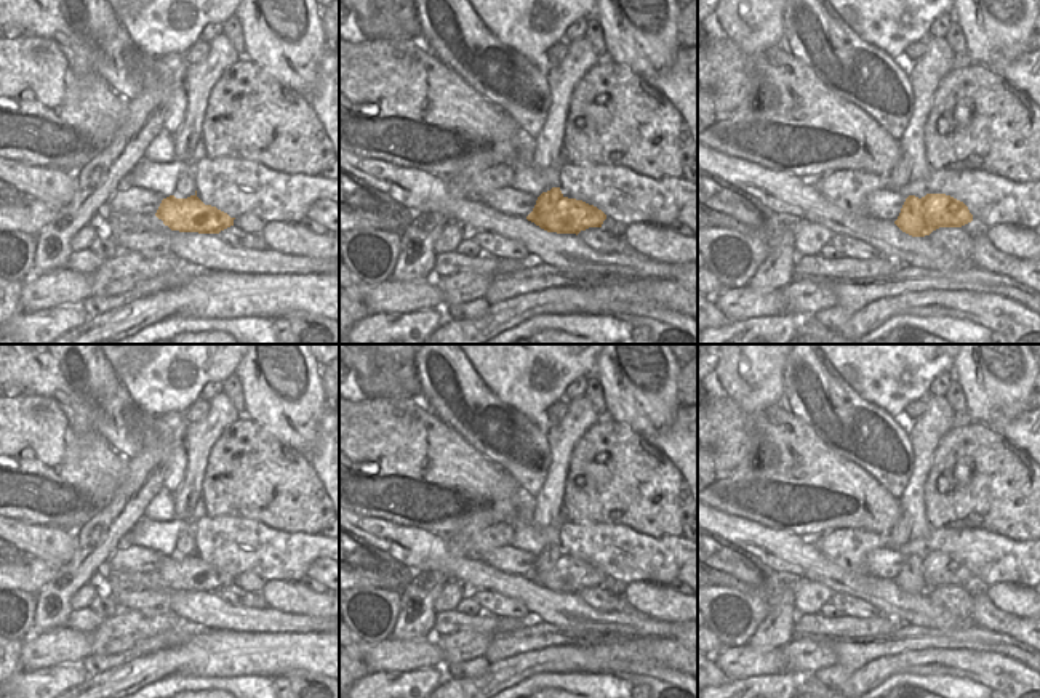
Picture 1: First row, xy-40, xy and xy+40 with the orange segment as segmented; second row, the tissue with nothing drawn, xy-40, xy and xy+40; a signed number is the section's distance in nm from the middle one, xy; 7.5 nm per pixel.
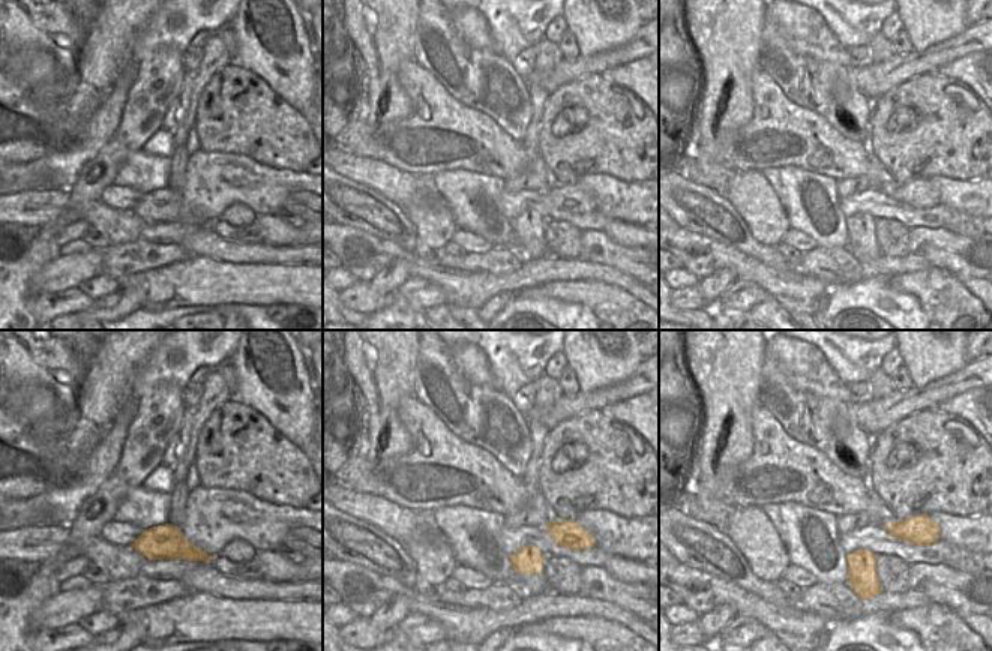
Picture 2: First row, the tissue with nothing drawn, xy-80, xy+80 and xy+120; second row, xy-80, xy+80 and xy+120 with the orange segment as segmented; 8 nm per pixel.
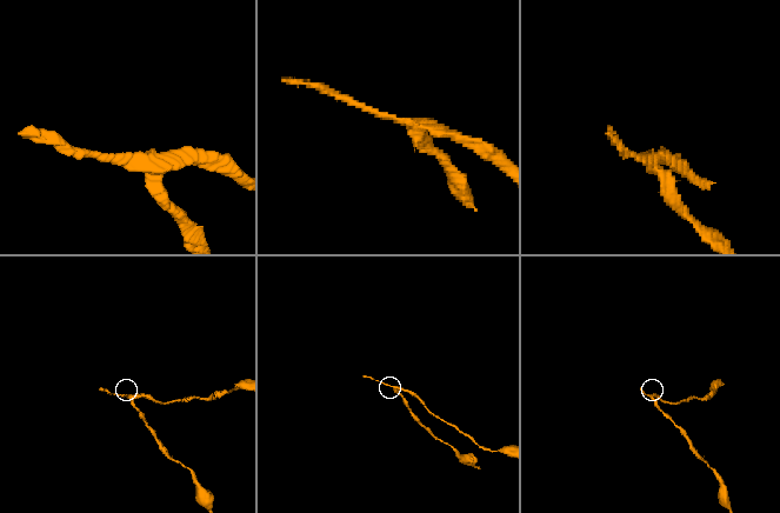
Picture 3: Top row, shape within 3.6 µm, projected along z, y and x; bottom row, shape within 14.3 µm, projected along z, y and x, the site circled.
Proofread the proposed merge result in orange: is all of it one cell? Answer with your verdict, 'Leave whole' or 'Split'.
Split.

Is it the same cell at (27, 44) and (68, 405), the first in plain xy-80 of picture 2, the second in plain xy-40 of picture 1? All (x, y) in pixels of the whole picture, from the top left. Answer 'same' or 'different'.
same

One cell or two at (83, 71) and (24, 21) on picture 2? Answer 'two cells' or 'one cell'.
one cell

